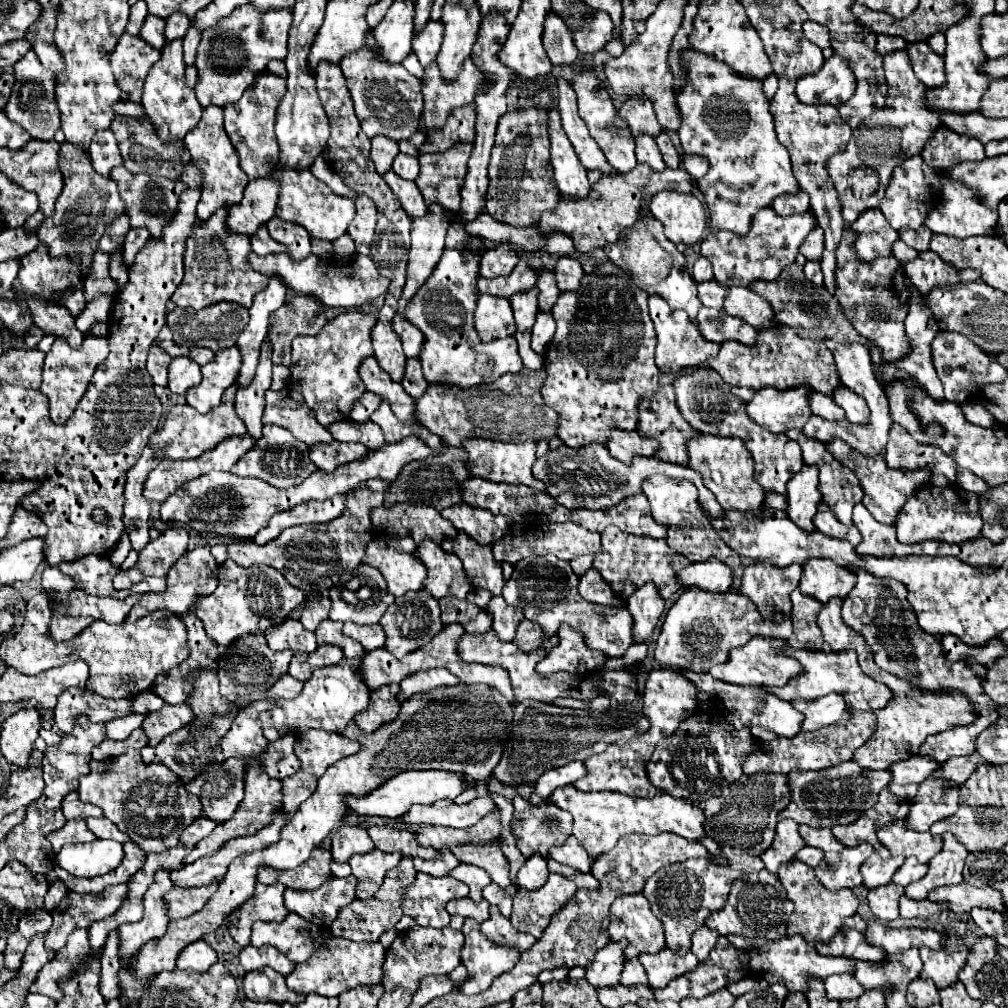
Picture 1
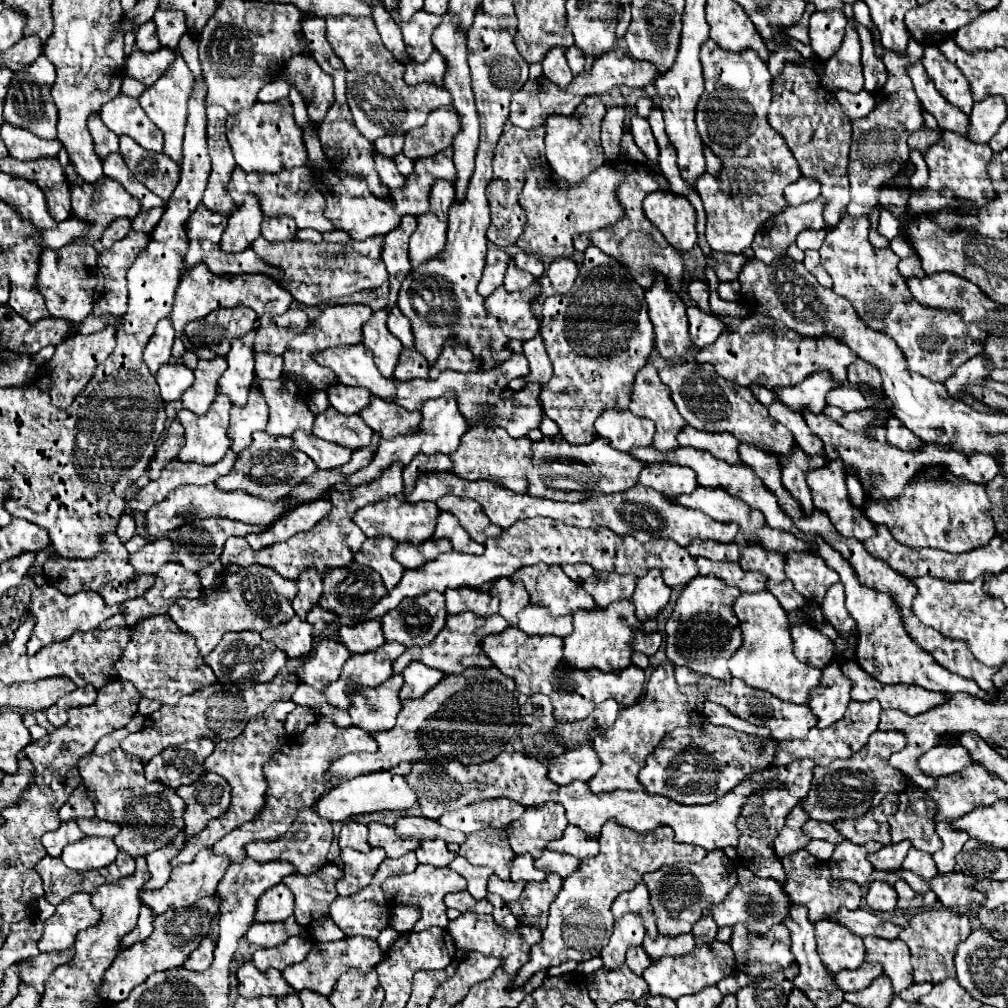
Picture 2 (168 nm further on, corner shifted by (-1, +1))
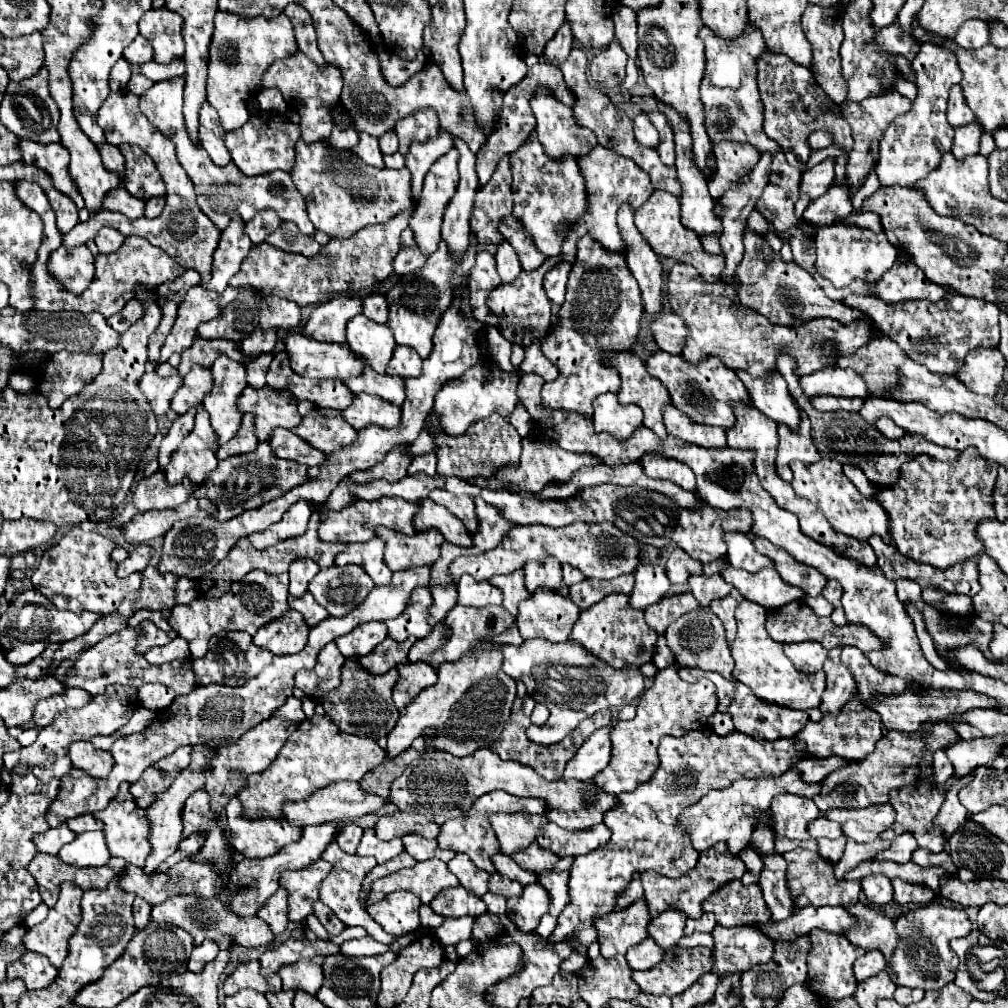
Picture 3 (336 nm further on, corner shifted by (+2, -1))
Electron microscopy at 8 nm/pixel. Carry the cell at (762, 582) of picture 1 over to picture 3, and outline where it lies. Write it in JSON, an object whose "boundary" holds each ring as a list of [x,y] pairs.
{"boundary":[[[725,533],[723,539],[727,543],[727,561],[733,567],[745,569],[749,573],[757,573],[761,567],[773,567],[765,555],[757,555],[757,551],[753,551],[753,541],[749,535]]]}

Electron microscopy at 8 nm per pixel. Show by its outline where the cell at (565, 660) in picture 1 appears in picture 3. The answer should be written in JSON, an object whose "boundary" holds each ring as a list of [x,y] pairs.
{"boundary":[[[609,593],[597,605],[581,611],[571,631],[571,639],[581,643],[593,657],[617,669],[627,665],[641,667],[645,663],[651,663],[657,647],[657,633],[645,623],[643,611],[629,607],[629,595],[623,593]]]}

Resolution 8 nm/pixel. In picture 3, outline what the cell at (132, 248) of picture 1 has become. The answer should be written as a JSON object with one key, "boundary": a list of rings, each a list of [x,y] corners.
{"boundary":[[[163,195],[149,199],[147,207],[145,207],[145,217],[157,217],[157,215],[161,215],[163,207],[165,207],[165,197]]]}

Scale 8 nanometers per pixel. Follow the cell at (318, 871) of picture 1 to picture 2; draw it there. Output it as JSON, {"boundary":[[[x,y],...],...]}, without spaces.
{"boundary":[[[302,809],[300,817],[296,817],[296,821],[292,823],[292,829],[288,829],[288,833],[284,833],[284,837],[280,837],[280,841],[246,845],[246,853],[256,863],[286,861],[286,863],[294,865],[296,873],[312,875],[312,873],[320,871],[328,863],[326,855],[328,855],[330,843],[332,843],[332,825],[330,825],[330,821],[324,821],[314,809]]]}

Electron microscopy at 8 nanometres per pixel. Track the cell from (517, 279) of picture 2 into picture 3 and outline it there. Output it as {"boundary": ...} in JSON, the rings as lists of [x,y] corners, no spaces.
{"boundary":[[[507,241],[497,245],[495,259],[497,259],[497,271],[499,271],[503,283],[517,279],[517,275],[521,273],[521,263],[517,259],[517,253],[513,251],[513,247]]]}

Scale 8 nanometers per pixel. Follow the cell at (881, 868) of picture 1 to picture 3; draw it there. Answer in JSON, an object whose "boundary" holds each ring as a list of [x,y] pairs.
{"boundary":[[[903,833],[897,839],[893,839],[891,847],[887,851],[877,853],[877,859],[887,859],[887,861],[897,861],[897,863],[907,863],[911,861],[911,853],[917,849],[917,841],[913,839],[913,835]]]}

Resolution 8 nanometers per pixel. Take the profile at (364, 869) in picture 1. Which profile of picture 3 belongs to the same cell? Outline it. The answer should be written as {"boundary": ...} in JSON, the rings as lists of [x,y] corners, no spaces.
{"boundary":[[[329,843],[327,849],[321,853],[321,859],[329,861],[333,865],[333,869],[329,871],[329,875],[321,881],[319,885],[319,899],[349,927],[349,925],[361,925],[367,929],[367,933],[381,941],[381,943],[393,943],[397,937],[391,937],[391,935],[385,935],[385,931],[381,931],[381,927],[377,927],[377,923],[373,923],[373,919],[369,919],[369,915],[365,915],[365,907],[361,907],[359,903],[359,889],[361,889],[361,883],[365,879],[365,875],[377,865],[375,859],[369,859],[369,857],[359,857],[359,855],[347,855],[343,853],[337,843]]]}

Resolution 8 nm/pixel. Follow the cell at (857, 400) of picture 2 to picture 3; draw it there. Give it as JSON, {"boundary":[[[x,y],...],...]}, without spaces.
{"boundary":[[[817,395],[817,397],[811,399],[811,405],[817,411],[839,411],[839,409],[845,409],[843,401],[845,399],[837,399],[837,397],[831,397],[831,395]]]}

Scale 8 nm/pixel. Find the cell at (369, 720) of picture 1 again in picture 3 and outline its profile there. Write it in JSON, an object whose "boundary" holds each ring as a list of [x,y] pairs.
{"boundary":[[[351,657],[343,665],[341,679],[343,679],[341,685],[329,691],[327,695],[323,695],[321,699],[321,705],[327,711],[327,715],[345,733],[353,733],[357,737],[369,737],[375,741],[387,737],[399,719],[399,711],[397,707],[393,707],[393,699],[391,699],[391,691],[397,681],[397,669],[391,669],[385,675],[373,675],[359,665],[357,657]]]}

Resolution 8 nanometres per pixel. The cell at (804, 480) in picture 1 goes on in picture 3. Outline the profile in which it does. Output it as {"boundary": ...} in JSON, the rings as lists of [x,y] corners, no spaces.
{"boundary":[[[797,405],[799,413],[801,413],[801,421],[799,421],[799,429],[797,431],[789,431],[789,427],[785,427],[783,423],[779,423],[779,445],[777,445],[777,473],[781,475],[781,479],[791,481],[793,473],[789,471],[789,461],[799,459],[799,461],[817,461],[821,459],[821,455],[815,451],[813,439],[811,439],[811,425],[809,419],[805,415],[805,411]]]}

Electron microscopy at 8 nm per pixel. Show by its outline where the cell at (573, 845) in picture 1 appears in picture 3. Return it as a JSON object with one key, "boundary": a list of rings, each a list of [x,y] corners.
{"boundary":[[[547,823],[541,827],[537,835],[537,843],[553,851],[555,855],[577,857],[601,847],[603,843],[609,841],[609,837],[611,837],[611,831],[605,827],[605,823],[599,823],[589,831],[565,831],[555,823]]]}

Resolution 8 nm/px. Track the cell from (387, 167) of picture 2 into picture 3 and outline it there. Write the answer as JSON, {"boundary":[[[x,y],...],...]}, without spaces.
{"boundary":[[[359,133],[359,143],[353,147],[353,151],[355,151],[367,165],[383,167],[383,153],[381,153],[381,149],[379,149],[379,139],[377,139],[377,137]]]}

